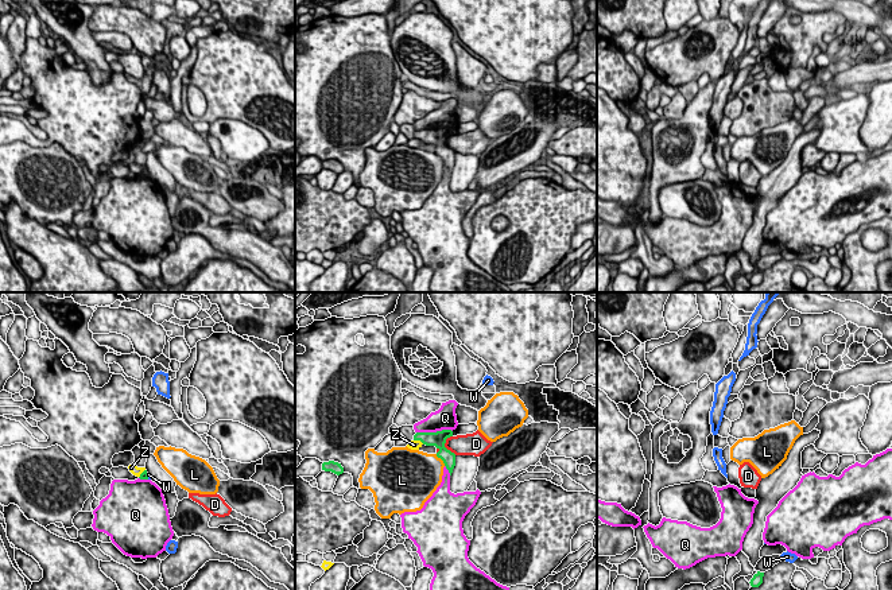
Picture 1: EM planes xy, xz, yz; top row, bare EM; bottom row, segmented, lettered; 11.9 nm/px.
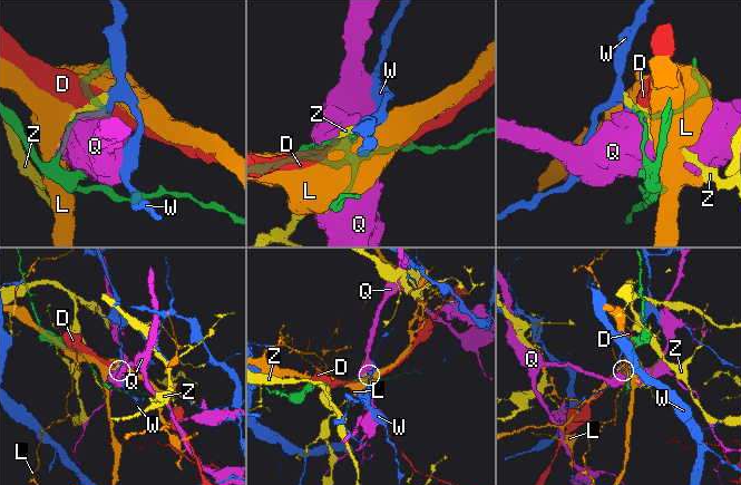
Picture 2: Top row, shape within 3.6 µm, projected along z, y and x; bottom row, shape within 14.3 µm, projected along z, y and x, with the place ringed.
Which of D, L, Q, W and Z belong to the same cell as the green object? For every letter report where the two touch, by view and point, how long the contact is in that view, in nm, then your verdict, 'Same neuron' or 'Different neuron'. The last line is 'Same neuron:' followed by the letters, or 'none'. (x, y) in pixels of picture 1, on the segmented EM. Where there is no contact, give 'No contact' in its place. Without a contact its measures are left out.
D: Touches green at xz (443, 446). Shared border 240 nm. Different neuron
L: Touches green at xz (441, 458). Shared border 190 nm. Different neuron
Q: Touches green at xz (434, 433). Shared border 440 nm. Different neuron
W: Touches green at xy (147, 477). Shared border 70 nm. Different neuron
Z: Touches green at xz (419, 439). Shared border 140 nm. Different neuron
Same neuron: none

